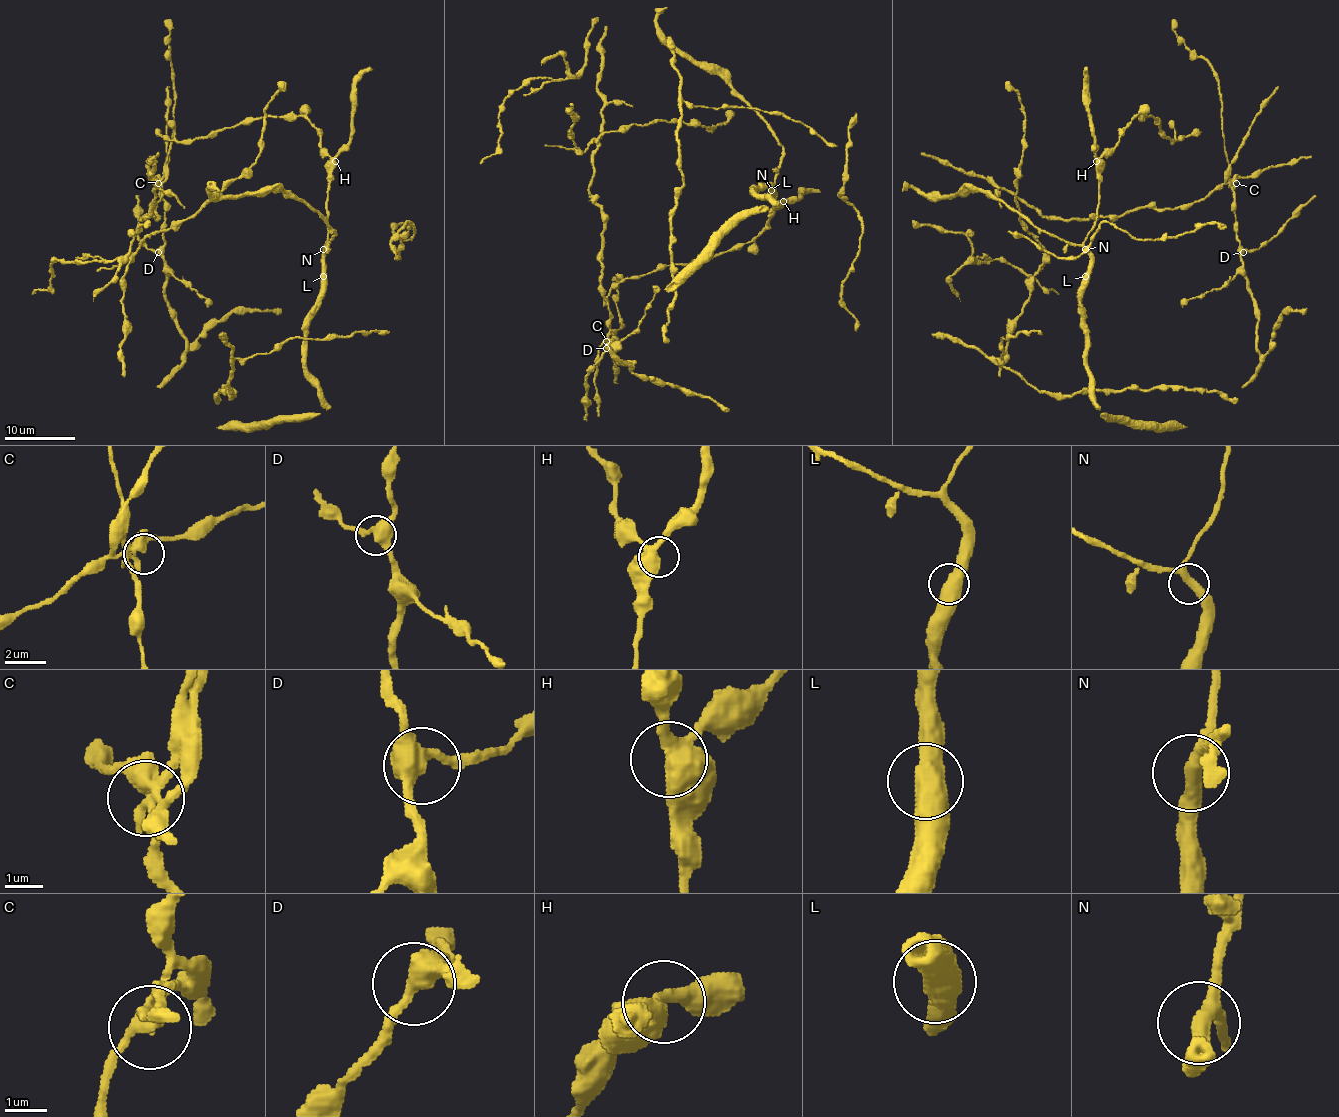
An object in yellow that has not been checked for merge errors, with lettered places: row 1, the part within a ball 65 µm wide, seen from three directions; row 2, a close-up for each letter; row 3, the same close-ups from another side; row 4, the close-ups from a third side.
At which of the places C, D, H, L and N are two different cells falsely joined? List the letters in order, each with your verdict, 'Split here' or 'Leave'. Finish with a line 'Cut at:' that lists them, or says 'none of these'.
C: Leave
D: Leave
H: Leave
L: Leave
N: Leave
Cut at: none of these

